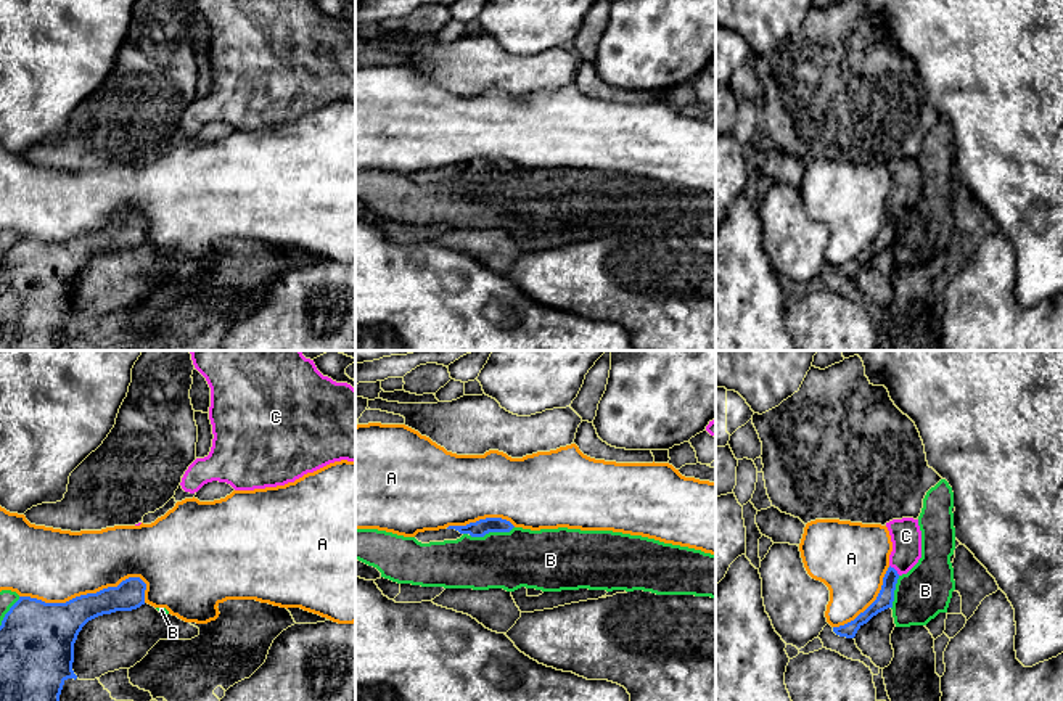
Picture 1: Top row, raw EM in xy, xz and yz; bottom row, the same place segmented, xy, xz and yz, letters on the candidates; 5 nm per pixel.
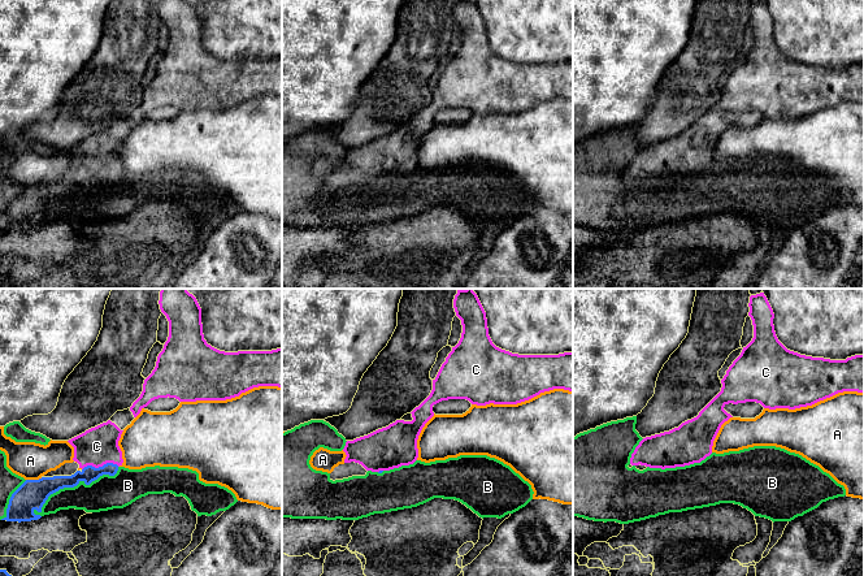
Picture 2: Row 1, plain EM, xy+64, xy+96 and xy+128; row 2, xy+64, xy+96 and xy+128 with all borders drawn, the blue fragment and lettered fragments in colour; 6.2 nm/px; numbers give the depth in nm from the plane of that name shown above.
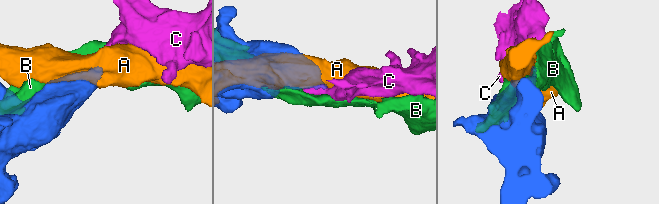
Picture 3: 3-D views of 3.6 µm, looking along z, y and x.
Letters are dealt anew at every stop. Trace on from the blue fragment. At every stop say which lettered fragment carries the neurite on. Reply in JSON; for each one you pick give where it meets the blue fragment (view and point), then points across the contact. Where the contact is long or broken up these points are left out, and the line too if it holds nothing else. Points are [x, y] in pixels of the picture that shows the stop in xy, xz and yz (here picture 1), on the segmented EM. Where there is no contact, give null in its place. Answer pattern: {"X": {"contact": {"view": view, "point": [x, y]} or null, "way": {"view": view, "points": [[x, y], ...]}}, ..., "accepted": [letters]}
{"C": {"contact": {"view": "yz", "point": [894, 569]}, "way": {"view": "yz", "points": [[885, 598], [894, 569], [906, 553], [906, 536]]}}, "accepted": ["C"]}

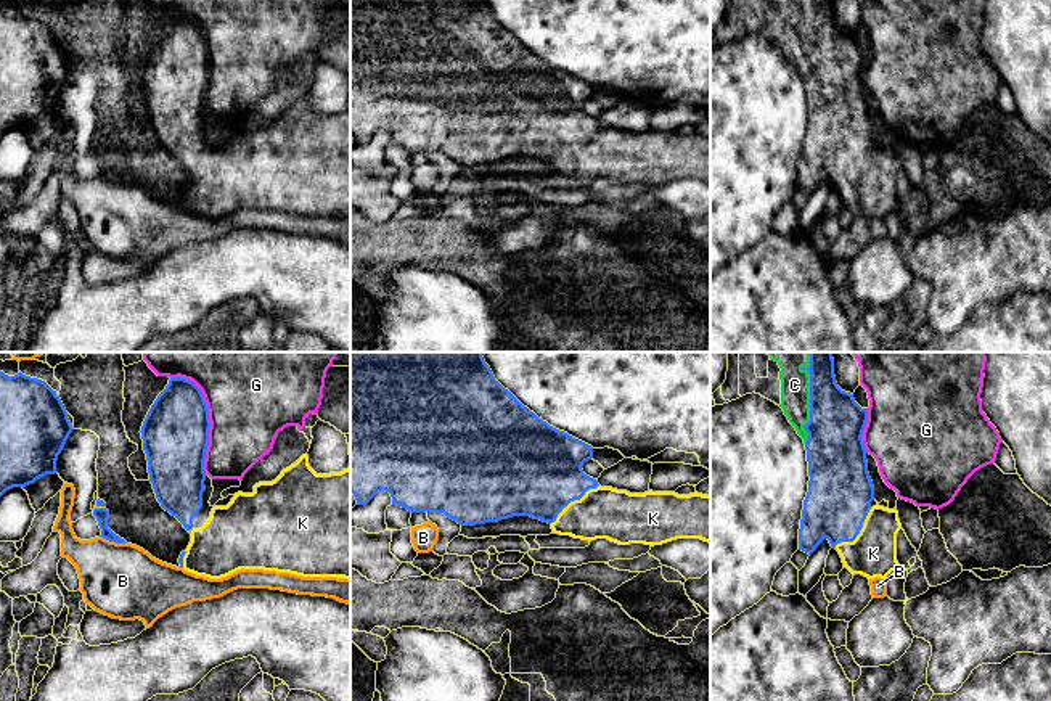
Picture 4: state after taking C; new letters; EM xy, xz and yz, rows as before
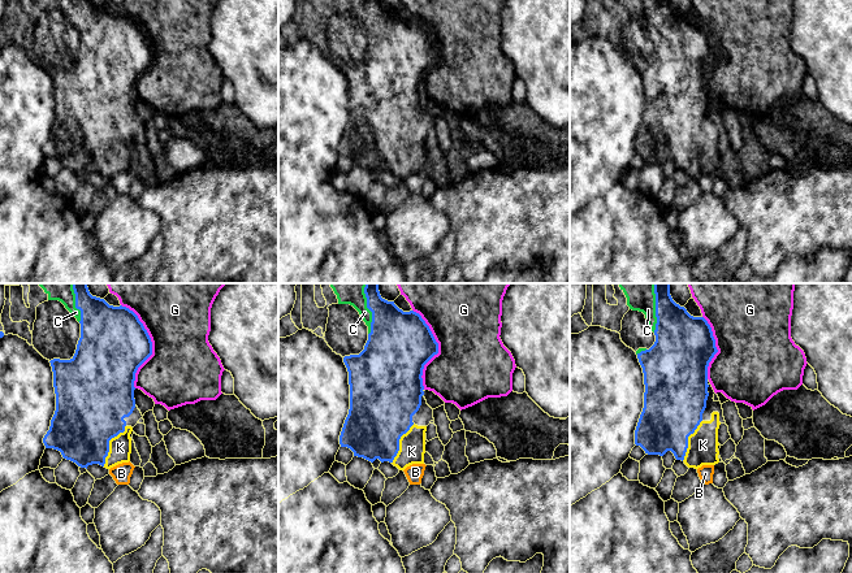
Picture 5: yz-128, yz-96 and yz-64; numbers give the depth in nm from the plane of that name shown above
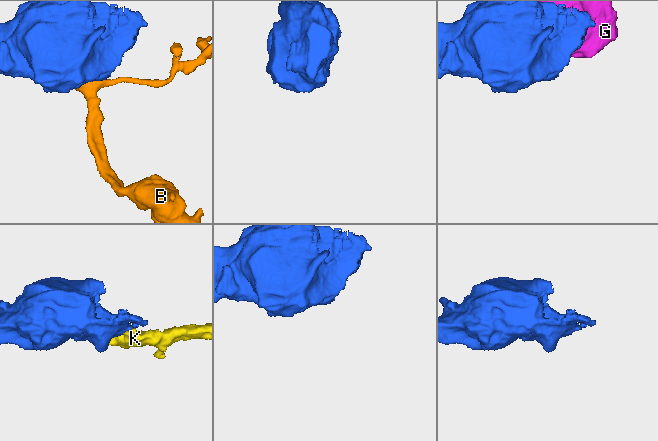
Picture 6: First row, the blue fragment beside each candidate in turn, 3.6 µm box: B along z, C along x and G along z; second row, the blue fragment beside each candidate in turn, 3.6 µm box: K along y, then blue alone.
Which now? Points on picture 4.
{"C": {"contact": {"view": "yz", "point": [810, 397]}}, "K": {"contact": {"view": "xz", "point": [572, 500]}}, "accepted": ["C", "K"]}

